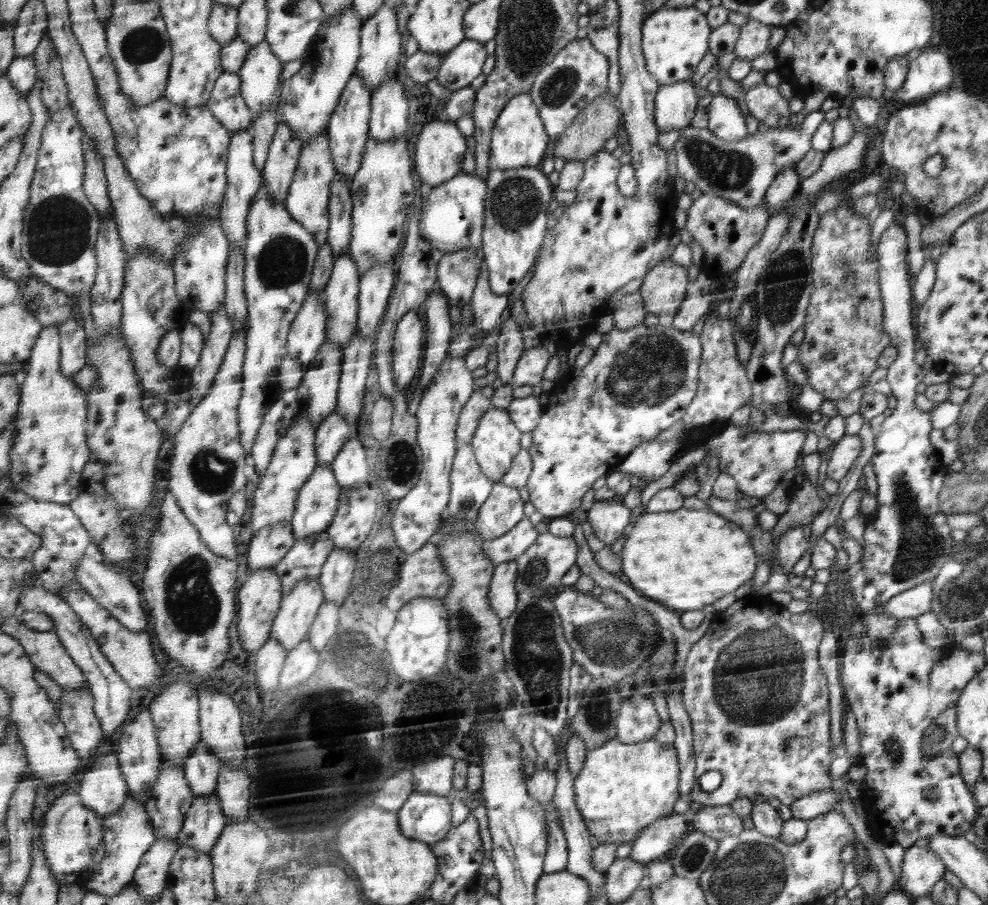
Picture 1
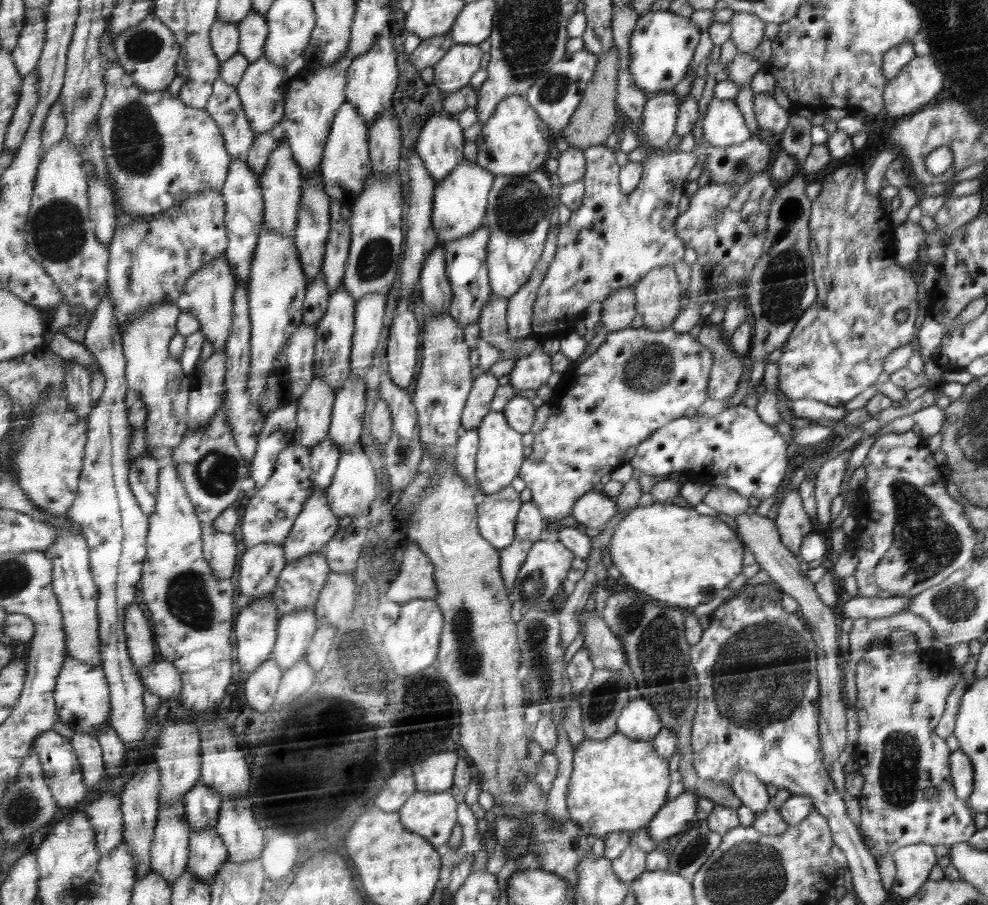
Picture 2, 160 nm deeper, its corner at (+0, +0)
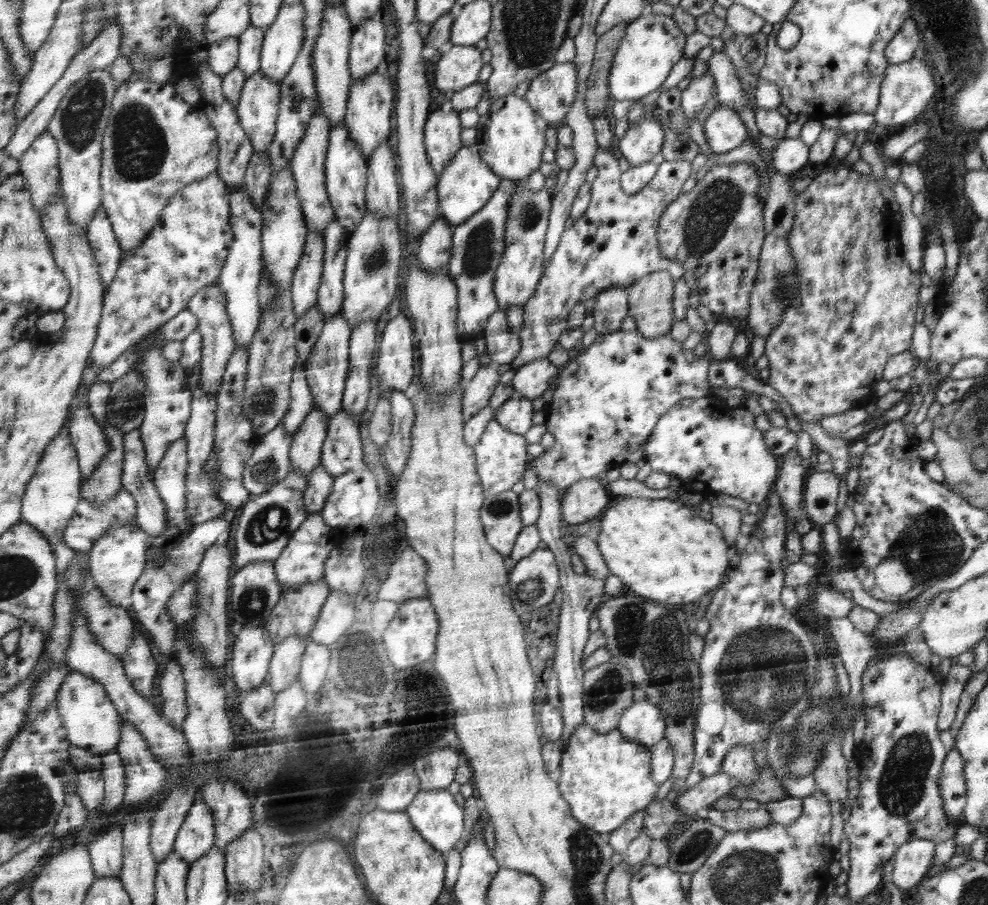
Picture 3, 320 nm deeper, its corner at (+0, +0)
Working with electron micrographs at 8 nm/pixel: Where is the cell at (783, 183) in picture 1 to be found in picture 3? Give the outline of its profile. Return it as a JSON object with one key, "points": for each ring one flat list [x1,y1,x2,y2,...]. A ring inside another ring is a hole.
{"points":[[784,137,772,151,774,169,787,175,800,171,809,160,809,146,800,137]]}

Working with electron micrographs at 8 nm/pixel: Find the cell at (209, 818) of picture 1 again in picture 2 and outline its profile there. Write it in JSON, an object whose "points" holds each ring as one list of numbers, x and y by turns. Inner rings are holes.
{"points":[[204,827,200,831,190,832,187,868,197,880,211,885,228,856,228,846,216,828]]}

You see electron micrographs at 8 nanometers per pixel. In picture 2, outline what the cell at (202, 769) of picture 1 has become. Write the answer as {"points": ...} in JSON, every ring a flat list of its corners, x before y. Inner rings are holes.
{"points":[[202,778,196,782,194,789,188,791,188,795,184,795,183,803,190,832,200,831,204,827,216,827,223,801,220,792,202,783]]}

